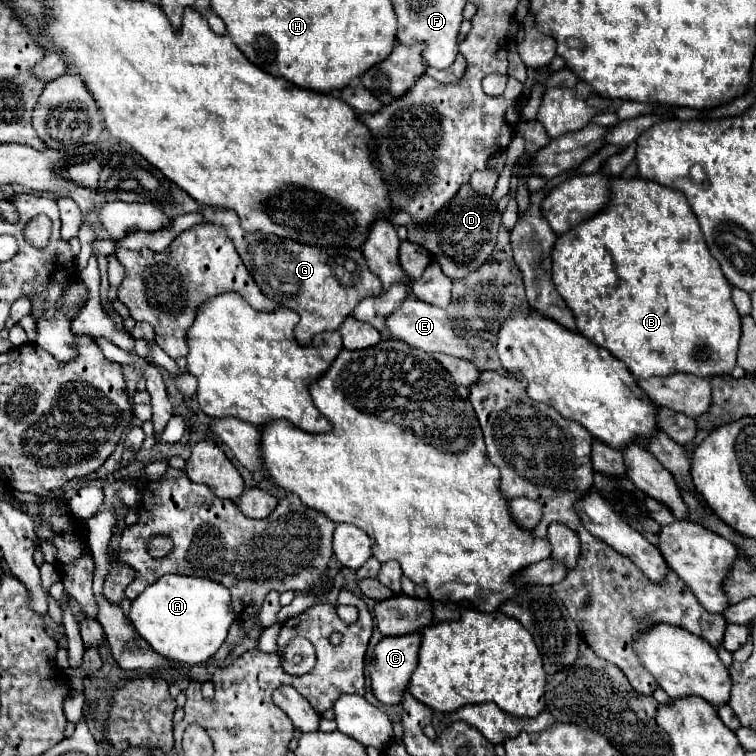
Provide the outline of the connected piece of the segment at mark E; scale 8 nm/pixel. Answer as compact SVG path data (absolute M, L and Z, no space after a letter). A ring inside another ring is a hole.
M408 296L396 312L386 316L386 328L396 340L402 340L402 342L406 342L406 344L410 344L414 348L420 348L420 350L424 350L428 354L442 352L442 354L464 358L464 360L472 360L472 350L466 346L466 342L460 336L456 336L452 332L446 310L430 306L430 304L426 304L426 302L422 302L422 300L414 298L414 296Z

